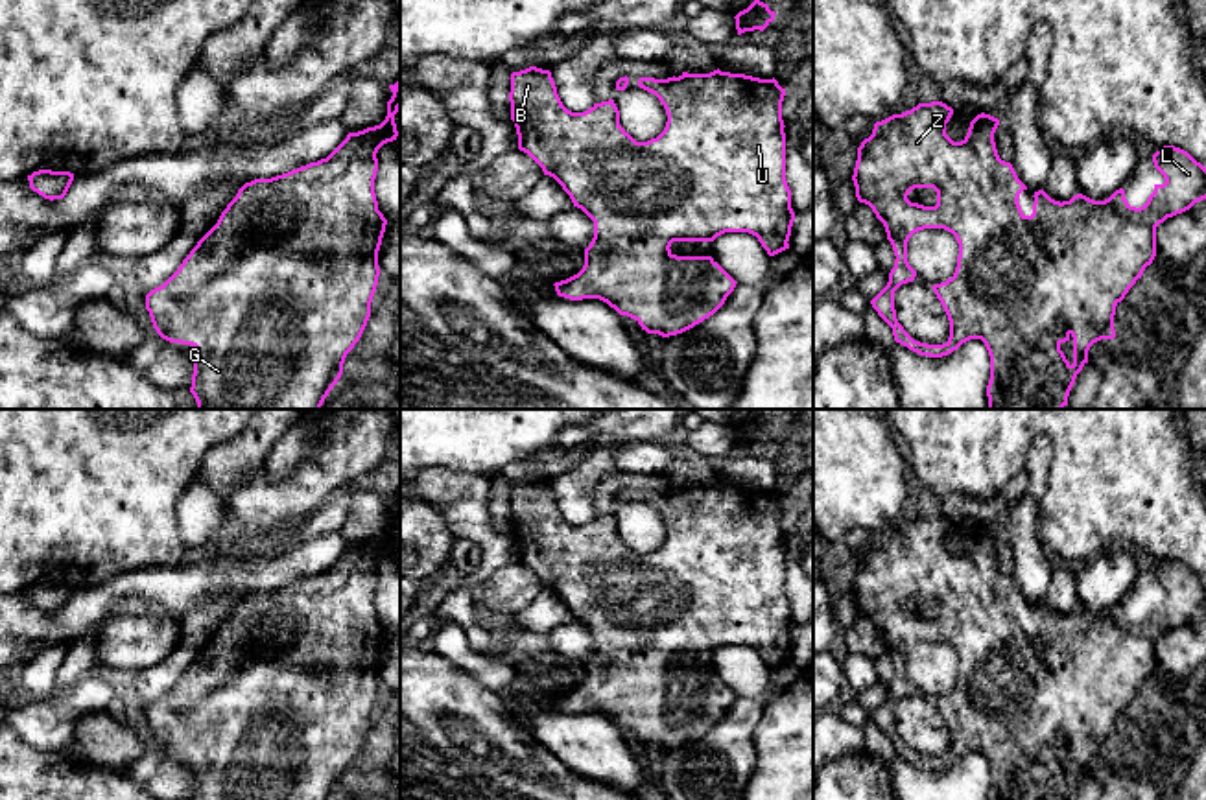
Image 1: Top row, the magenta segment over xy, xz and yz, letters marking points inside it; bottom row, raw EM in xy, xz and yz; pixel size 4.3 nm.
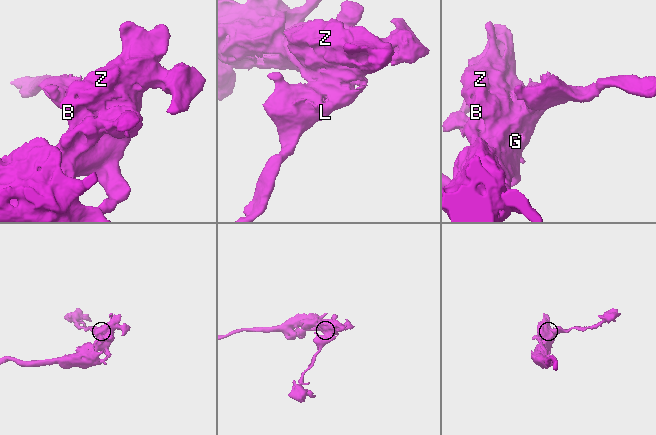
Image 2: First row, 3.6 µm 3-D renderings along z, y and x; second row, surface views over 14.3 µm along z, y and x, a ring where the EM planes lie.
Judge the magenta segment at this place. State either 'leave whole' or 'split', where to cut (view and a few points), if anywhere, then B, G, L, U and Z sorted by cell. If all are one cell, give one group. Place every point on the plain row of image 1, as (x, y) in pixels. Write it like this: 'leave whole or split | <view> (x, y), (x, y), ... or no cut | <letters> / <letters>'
leave whole | no cut | B G L U Z

